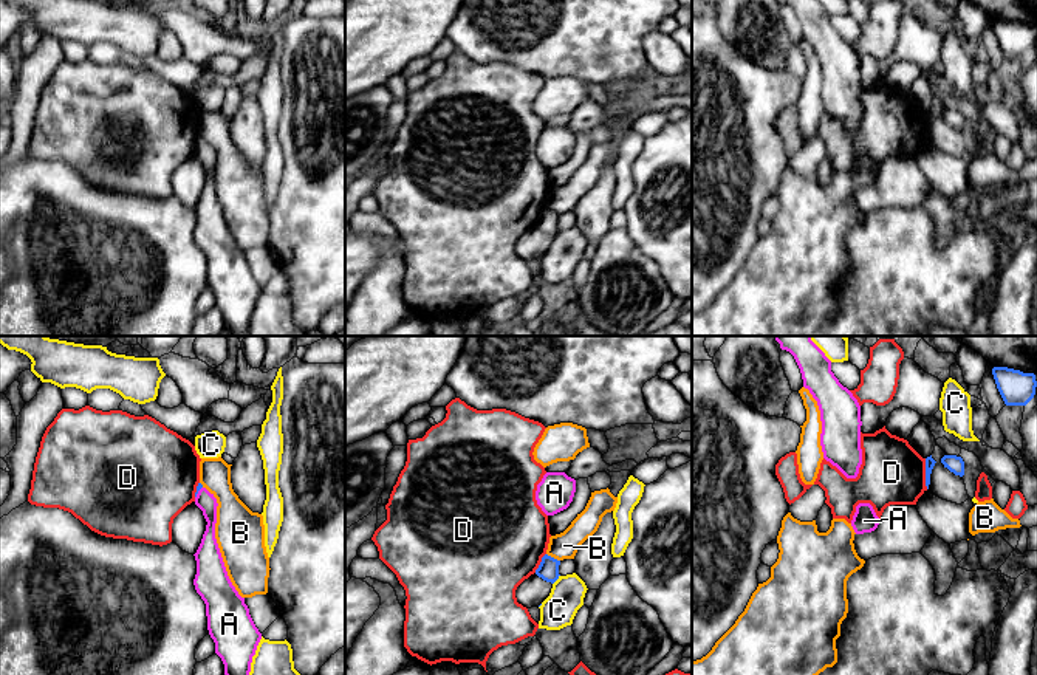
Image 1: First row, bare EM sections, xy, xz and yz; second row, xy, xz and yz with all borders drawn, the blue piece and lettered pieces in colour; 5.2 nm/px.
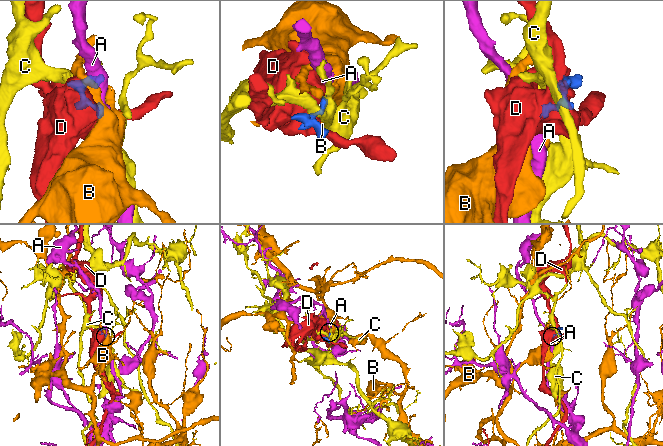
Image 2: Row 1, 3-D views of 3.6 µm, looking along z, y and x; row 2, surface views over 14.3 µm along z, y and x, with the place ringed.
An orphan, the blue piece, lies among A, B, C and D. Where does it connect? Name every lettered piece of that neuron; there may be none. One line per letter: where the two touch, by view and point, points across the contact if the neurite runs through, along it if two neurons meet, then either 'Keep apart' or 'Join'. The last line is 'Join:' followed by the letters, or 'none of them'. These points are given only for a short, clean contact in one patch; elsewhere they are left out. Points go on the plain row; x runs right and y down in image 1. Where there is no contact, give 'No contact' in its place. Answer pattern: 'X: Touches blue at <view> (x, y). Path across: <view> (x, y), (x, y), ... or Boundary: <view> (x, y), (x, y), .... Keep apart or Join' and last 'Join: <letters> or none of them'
A: Touches blue at xy (197, 146). Path across: xy (200, 138), (197, 146), (205, 154). Join
B: Touches blue at xz (553, 211). Boundary: xz (547, 206), (559, 214). Keep apart
C: Touches blue at xz (557, 231). Boundary: xz (559, 228), (553, 237). Keep apart
D: Touches blue at yz (926, 127). Keep apart
Join: A

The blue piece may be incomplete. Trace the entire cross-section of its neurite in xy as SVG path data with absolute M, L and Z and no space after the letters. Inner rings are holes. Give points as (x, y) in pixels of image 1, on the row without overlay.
M201 136L197 139L195 158L207 175L197 203L193 238L206 257L207 283L215 296L215 307L224 317L224 328L232 336L246 336L252 310L262 293L245 251L232 238L217 192L217 152Z

